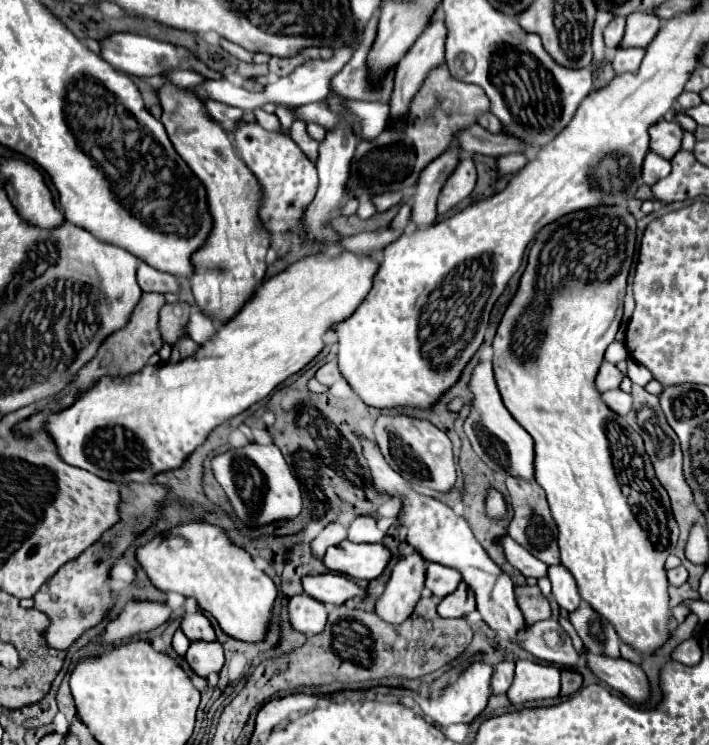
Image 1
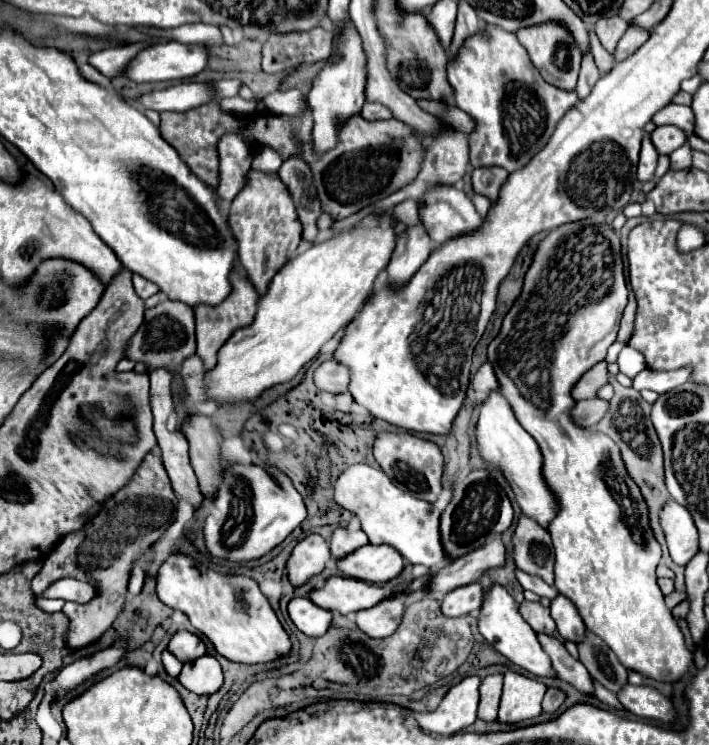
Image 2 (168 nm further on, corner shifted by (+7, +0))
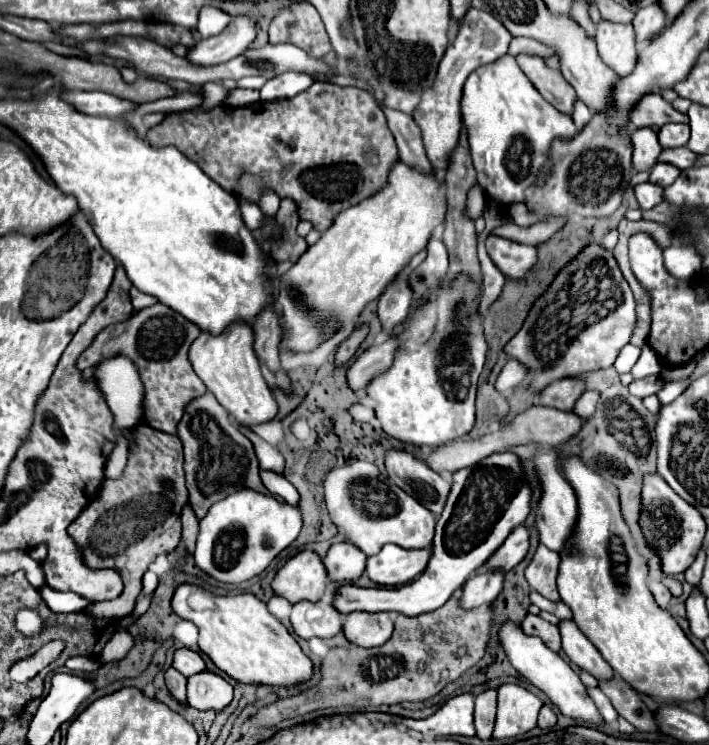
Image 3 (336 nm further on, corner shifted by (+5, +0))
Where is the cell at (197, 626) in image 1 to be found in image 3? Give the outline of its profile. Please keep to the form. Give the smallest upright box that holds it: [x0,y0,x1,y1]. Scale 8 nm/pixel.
[173,648,205,676]

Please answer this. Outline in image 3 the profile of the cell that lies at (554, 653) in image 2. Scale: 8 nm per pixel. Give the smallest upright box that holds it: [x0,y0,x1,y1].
[587,688,617,724]

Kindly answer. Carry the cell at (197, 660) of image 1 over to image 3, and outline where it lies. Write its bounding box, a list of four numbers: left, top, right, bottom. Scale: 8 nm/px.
[187,670,233,710]

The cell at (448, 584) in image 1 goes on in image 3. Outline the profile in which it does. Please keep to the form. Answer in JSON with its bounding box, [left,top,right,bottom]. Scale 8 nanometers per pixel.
[479,526,529,572]

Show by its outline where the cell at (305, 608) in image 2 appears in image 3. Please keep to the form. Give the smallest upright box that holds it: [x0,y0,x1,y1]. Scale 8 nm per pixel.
[291,586,343,640]

